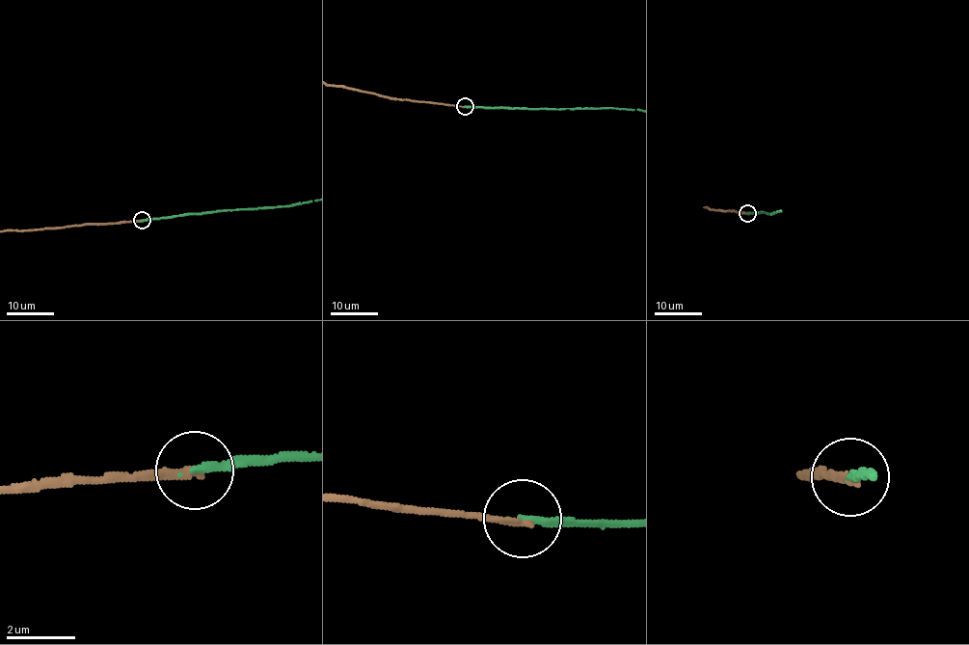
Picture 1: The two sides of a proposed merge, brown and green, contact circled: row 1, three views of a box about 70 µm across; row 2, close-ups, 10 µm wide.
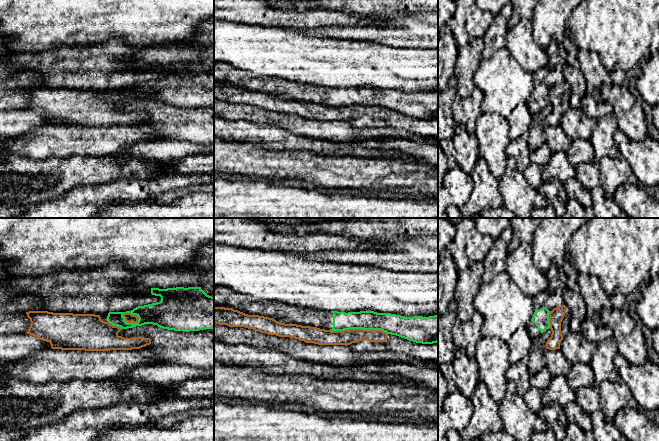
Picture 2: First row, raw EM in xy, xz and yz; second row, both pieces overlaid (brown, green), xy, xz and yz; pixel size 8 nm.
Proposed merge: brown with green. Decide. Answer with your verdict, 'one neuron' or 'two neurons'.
two neurons

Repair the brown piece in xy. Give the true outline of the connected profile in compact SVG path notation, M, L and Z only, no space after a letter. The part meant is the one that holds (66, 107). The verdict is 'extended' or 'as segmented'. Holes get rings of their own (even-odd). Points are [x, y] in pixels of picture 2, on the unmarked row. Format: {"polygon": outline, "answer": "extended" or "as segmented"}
{"polygon": "M29 87L26 90L31 98L26 109L49 118L52 125L85 127L132 126L151 120L150 114L124 114L119 112L118 109L122 104L103 97L100 91L53 89L48 87Z", "answer": "as segmented"}

